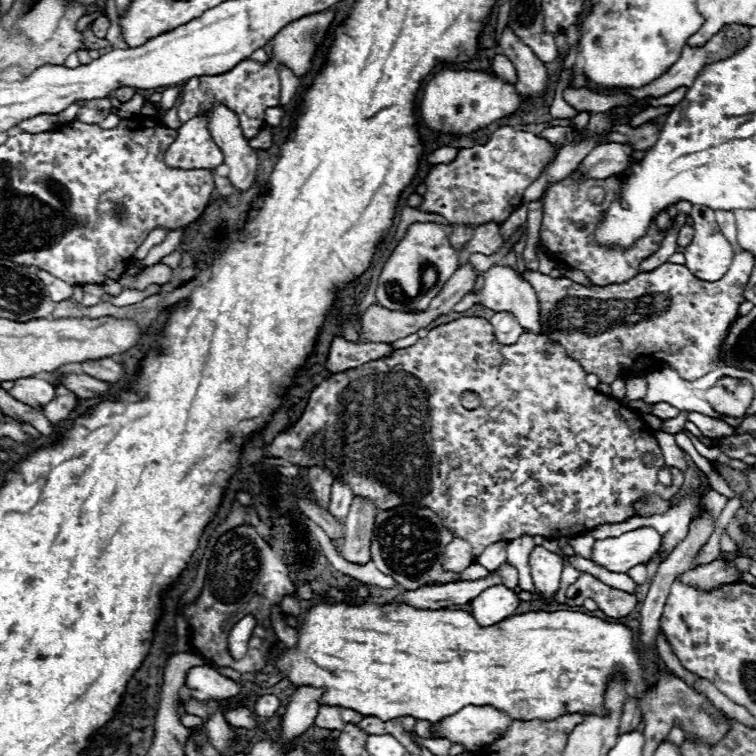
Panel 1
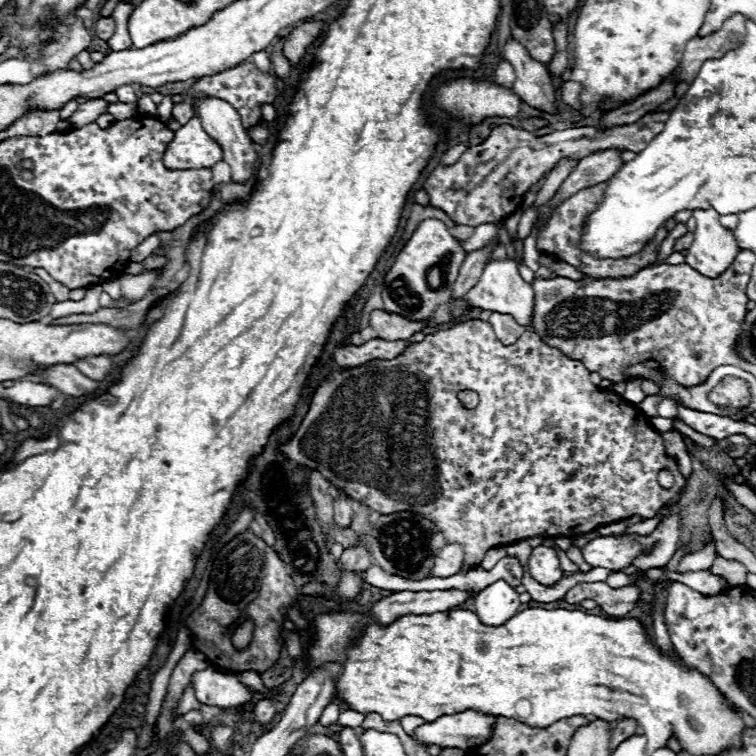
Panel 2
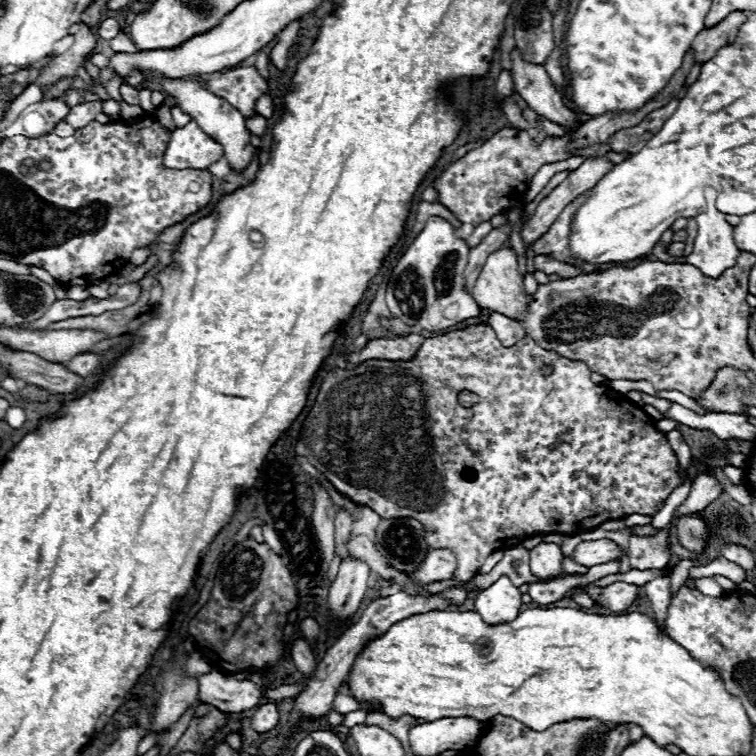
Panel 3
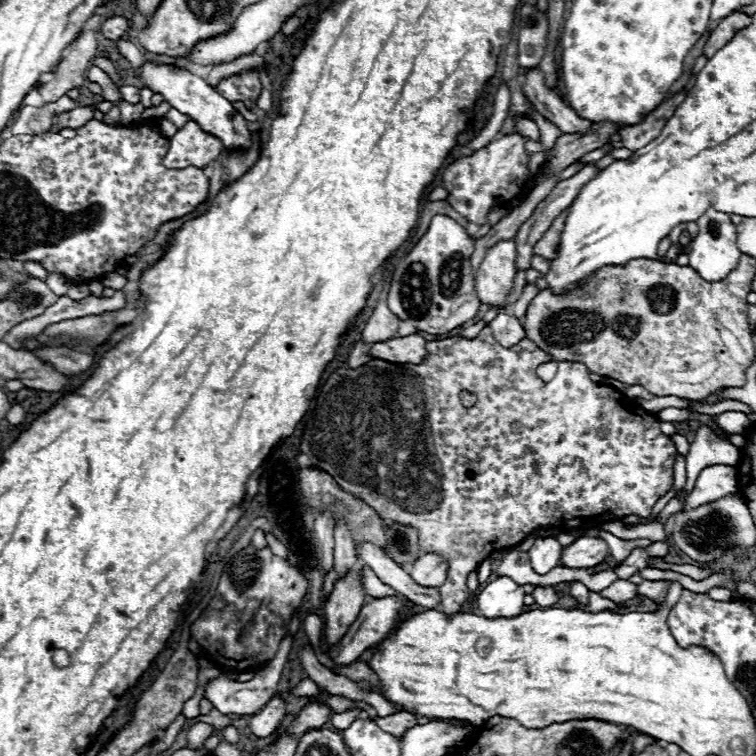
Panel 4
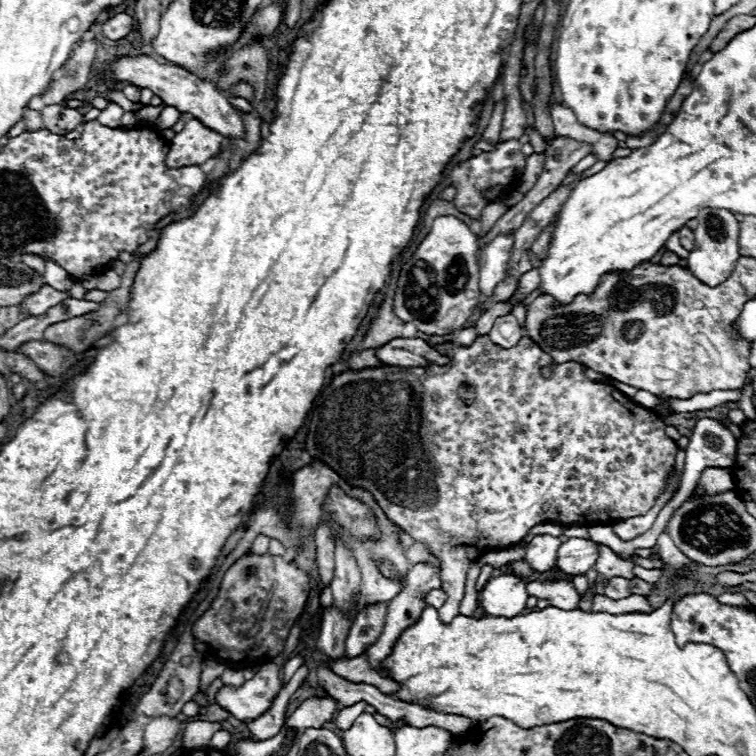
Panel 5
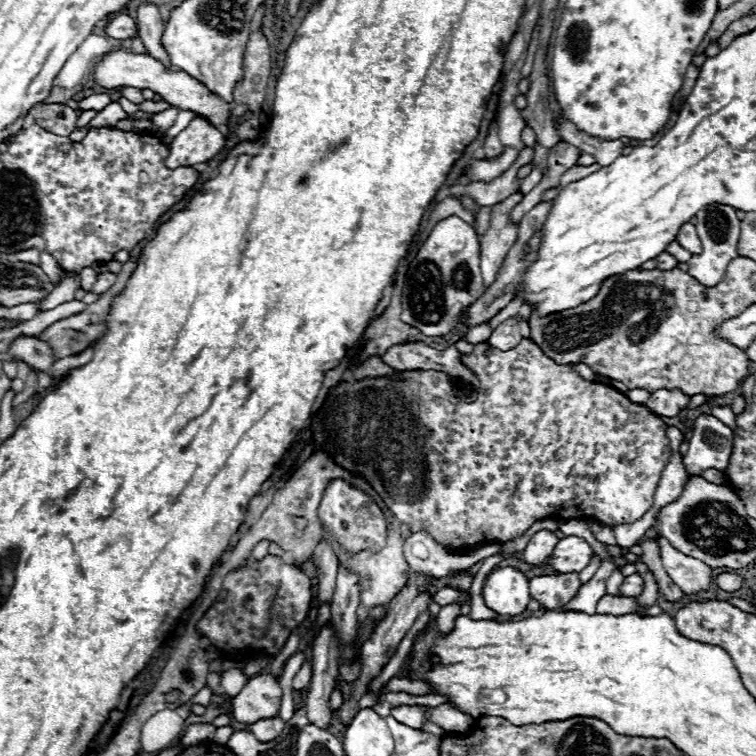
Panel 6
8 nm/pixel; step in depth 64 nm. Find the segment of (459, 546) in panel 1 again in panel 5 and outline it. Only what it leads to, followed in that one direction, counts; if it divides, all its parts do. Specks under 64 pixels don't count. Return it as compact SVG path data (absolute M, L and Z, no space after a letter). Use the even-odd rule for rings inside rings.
M416 564L416 566L412 566L412 568L408 570L404 588L400 590L400 594L396 594L396 596L388 602L386 622L384 622L384 628L382 628L378 640L376 640L374 644L370 644L370 646L364 650L364 654L366 654L366 658L368 658L368 664L370 664L376 672L382 670L382 662L392 654L392 648L394 648L396 640L400 638L400 634L402 634L408 626L412 626L414 622L418 622L420 614L422 614L424 608L426 608L424 596L426 596L430 590L440 588L440 584L442 584L442 580L440 580L440 572L438 572L436 568L432 568L430 564Z

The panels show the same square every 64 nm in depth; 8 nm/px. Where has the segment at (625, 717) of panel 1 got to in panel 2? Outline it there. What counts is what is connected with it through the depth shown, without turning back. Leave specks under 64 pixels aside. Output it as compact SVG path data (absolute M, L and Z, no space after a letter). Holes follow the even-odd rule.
M618 720L616 724L614 724L614 728L612 728L612 736L610 736L610 754L618 748L618 744L620 742L624 742L626 738L630 738L632 734L634 734L634 730L636 730L636 722L634 720Z

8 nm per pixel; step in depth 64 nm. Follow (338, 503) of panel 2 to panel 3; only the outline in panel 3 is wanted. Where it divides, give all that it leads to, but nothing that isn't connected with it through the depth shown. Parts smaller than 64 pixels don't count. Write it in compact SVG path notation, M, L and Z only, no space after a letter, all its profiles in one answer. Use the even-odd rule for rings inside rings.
M338 510L334 524L336 524L336 530L334 530L334 536L336 536L336 554L340 558L348 558L350 552L348 552L346 544L348 544L348 536L352 532L352 518L350 518L350 514L346 510Z

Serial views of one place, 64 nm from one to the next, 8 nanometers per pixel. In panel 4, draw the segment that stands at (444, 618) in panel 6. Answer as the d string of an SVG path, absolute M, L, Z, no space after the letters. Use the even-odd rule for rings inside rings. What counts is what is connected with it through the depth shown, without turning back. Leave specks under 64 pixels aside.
M486 326L474 340L466 338L446 338L446 340L434 340L426 342L428 348L428 358L422 364L392 364L384 360L372 360L356 370L352 368L340 368L330 374L330 378L324 382L324 390L328 396L328 412L324 418L318 420L318 424L304 434L304 442L300 450L310 456L312 464L316 468L324 468L346 492L356 494L364 498L370 506L374 506L376 512L384 520L392 520L404 526L412 526L418 530L418 544L422 552L436 552L444 558L448 564L446 572L446 582L440 586L440 612L452 616L460 612L460 606L468 598L468 588L466 588L466 578L468 574L482 562L486 560L492 552L502 552L502 548L512 548L520 544L526 536L530 536L536 528L554 528L560 532L570 532L570 530L590 530L596 526L602 526L606 522L636 514L636 516L650 516L654 504L672 488L674 476L672 476L672 466L678 456L678 450L672 442L670 436L662 434L660 430L660 420L646 412L634 398L628 398L616 388L610 386L600 386L590 380L590 370L582 362L558 362L558 372L550 382L544 382L538 378L536 368L544 362L552 362L554 358L540 350L532 340L524 338L520 344L512 348L500 348L496 344L492 330ZM460 390L470 390L478 396L478 402L472 408L462 406L458 394Z

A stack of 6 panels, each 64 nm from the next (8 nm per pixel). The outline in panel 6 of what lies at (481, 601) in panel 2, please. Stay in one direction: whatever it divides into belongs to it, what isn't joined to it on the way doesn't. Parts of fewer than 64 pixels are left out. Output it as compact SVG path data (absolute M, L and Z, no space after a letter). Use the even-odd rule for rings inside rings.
M494 568L486 580L482 590L484 602L488 608L500 614L518 616L526 610L530 598L530 580L518 568Z

